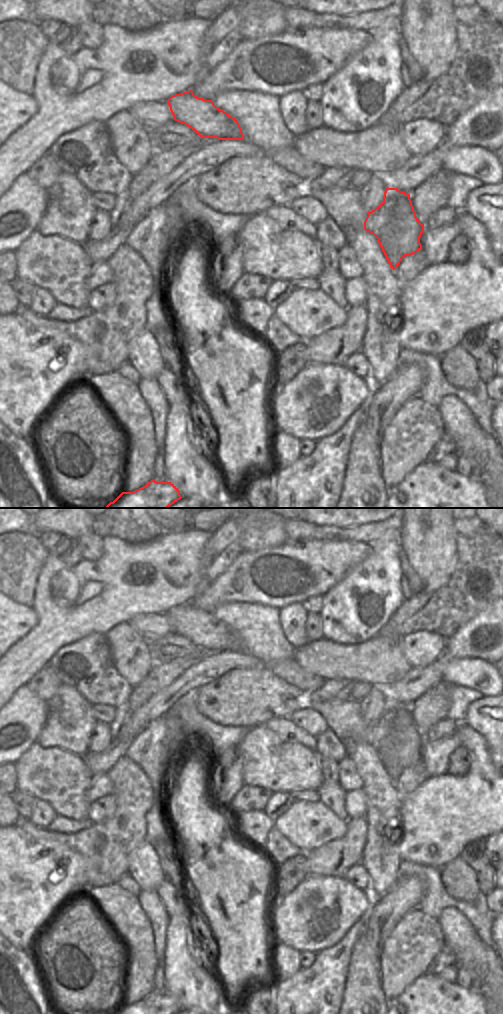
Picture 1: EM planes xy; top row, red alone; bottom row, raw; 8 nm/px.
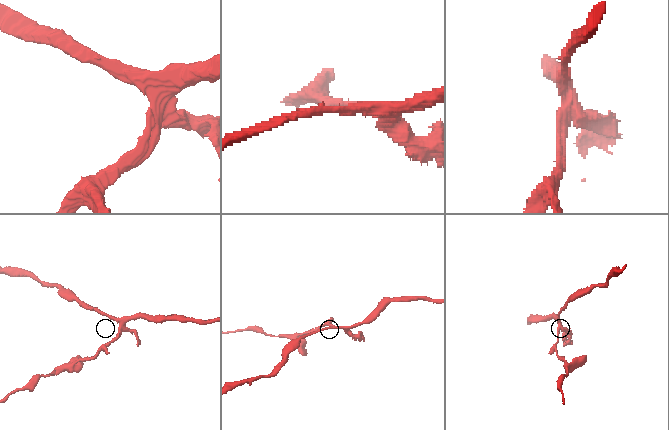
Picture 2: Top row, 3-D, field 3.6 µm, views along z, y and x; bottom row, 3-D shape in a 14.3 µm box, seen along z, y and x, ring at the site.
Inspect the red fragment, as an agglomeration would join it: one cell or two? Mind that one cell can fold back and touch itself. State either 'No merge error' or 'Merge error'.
Merge error.

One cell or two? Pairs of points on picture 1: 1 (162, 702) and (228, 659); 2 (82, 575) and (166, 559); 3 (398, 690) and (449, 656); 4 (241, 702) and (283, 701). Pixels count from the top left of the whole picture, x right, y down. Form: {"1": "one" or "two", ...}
{"1": "one", "2": "one", "3": "one", "4": "one"}

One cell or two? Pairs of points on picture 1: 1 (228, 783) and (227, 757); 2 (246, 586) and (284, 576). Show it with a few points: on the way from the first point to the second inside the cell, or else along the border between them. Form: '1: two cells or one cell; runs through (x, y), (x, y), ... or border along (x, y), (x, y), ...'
1: one cell; runs through (228, 777), (228, 763)
2: one cell; runs through (255, 577), (275, 577)

